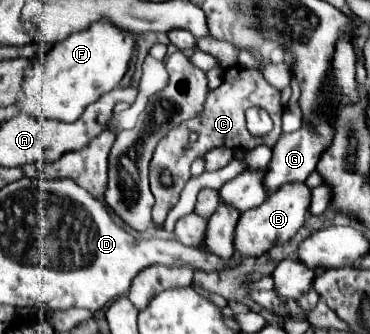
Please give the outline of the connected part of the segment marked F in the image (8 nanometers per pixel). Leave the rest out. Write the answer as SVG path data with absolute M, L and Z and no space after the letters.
M106 18L92 22L86 30L70 34L48 54L40 56L38 64L34 66L34 76L28 74L28 82L24 82L24 96L18 98L22 112L36 118L76 122L90 102L96 102L96 98L102 94L118 88L120 80L128 72L134 48L134 34L118 28Z

